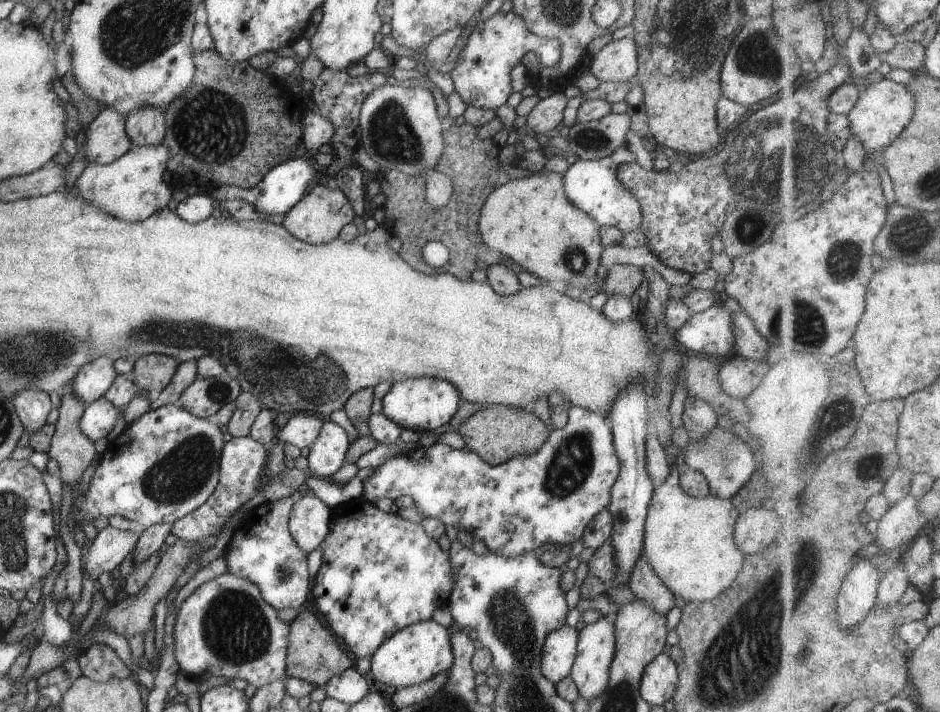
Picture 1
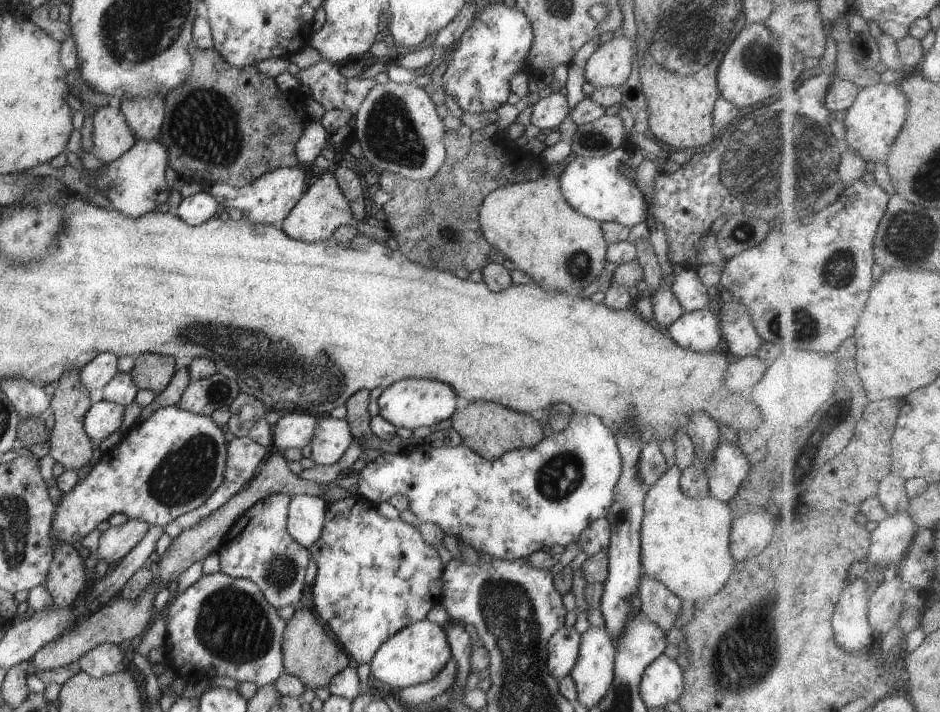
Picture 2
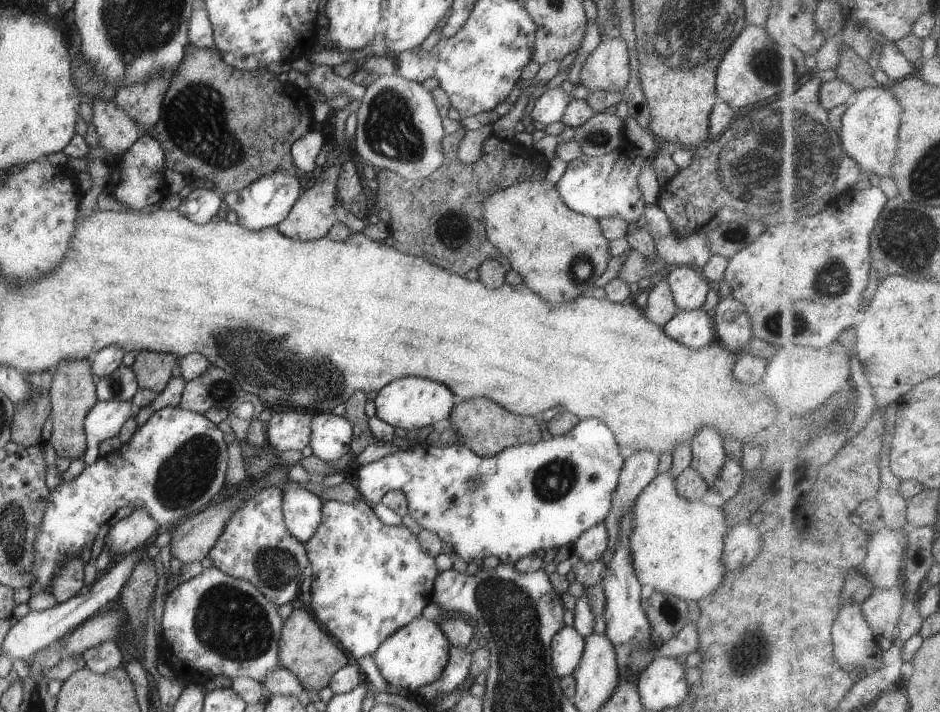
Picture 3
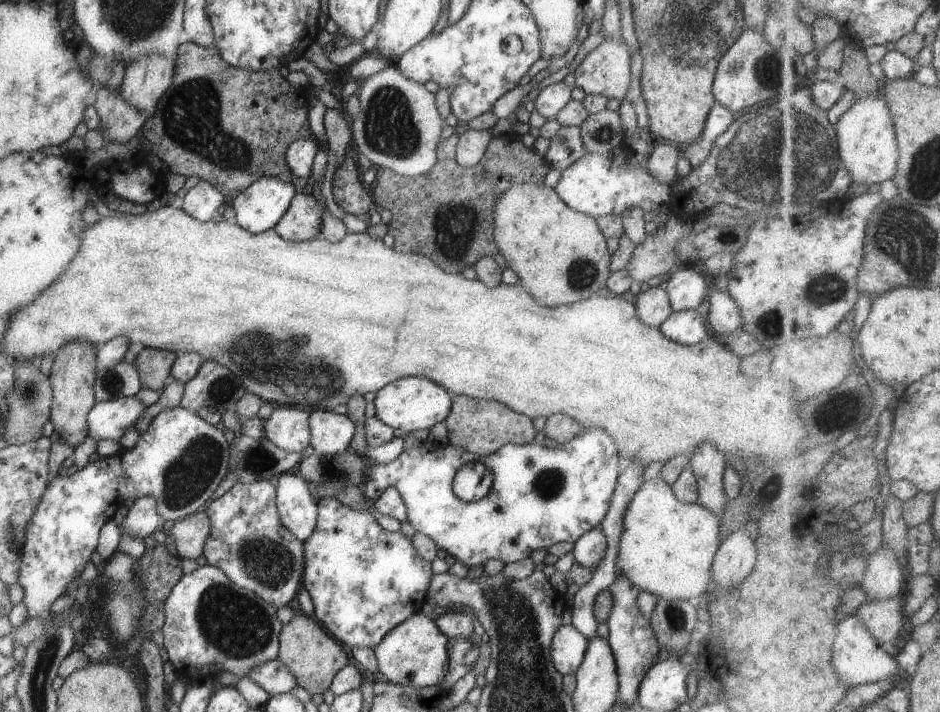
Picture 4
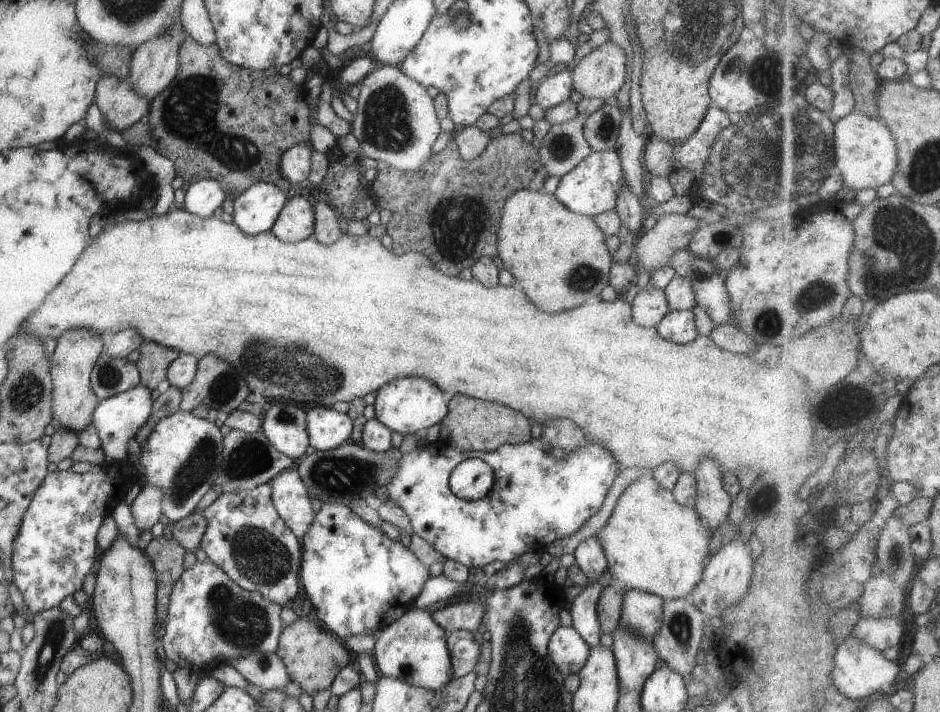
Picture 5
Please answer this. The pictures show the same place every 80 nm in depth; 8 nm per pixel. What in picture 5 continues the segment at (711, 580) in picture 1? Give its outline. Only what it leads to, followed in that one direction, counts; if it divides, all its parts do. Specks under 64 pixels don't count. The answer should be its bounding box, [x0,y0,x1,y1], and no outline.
[595,470,712,600]

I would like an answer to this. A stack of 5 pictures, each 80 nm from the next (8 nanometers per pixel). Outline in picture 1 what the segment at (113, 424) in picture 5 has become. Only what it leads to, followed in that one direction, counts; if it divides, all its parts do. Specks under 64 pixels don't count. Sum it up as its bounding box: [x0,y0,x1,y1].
[79,396,119,440]

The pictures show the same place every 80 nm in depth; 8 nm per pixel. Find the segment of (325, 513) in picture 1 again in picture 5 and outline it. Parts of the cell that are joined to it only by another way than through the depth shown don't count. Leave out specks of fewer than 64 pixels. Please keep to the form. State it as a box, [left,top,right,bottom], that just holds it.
[269,467,313,539]

